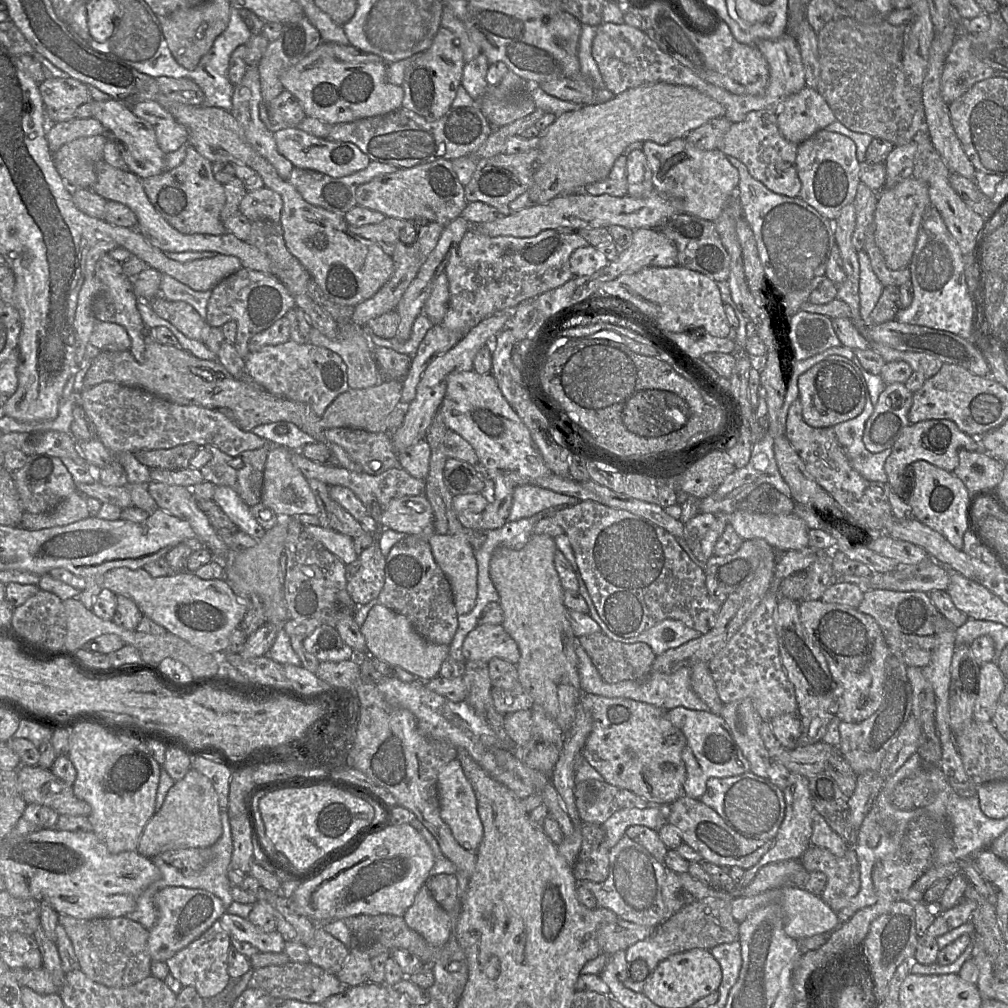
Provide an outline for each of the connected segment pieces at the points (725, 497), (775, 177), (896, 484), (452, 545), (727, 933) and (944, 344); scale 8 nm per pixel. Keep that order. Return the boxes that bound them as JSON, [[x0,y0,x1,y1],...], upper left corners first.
[[700,432,791,515],[717,110,801,197],[884,419,982,500],[429,527,477,615],[623,896,740,992],[858,320,990,376]]

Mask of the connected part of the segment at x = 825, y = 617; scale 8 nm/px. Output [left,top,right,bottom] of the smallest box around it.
[799,600,891,723]

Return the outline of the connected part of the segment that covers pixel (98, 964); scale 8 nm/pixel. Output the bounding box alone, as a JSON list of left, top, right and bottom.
[58,914,152,988]

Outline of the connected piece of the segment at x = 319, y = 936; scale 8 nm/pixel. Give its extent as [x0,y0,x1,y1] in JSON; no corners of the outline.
[306,926,350,975]

